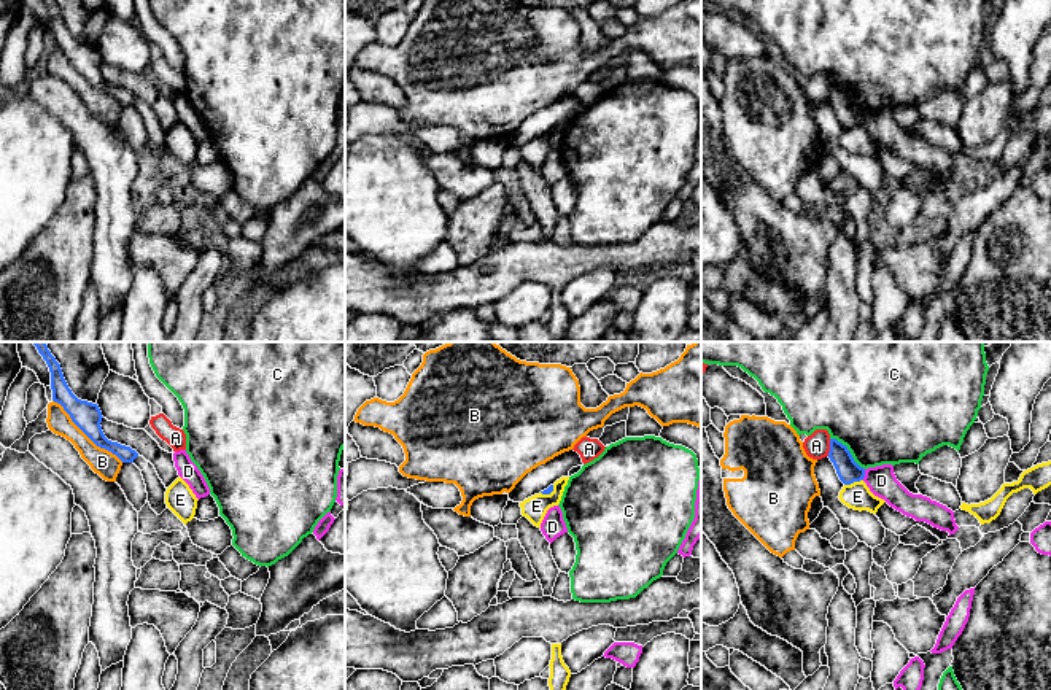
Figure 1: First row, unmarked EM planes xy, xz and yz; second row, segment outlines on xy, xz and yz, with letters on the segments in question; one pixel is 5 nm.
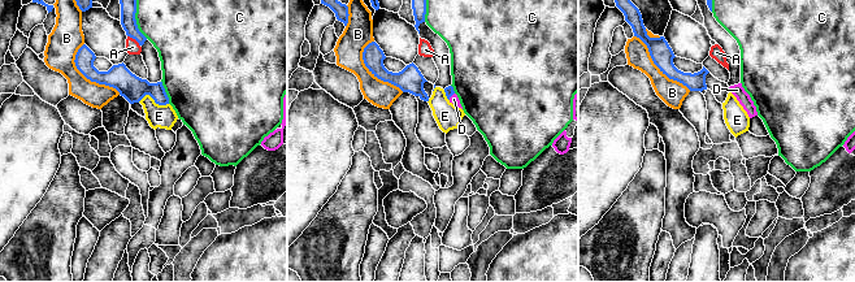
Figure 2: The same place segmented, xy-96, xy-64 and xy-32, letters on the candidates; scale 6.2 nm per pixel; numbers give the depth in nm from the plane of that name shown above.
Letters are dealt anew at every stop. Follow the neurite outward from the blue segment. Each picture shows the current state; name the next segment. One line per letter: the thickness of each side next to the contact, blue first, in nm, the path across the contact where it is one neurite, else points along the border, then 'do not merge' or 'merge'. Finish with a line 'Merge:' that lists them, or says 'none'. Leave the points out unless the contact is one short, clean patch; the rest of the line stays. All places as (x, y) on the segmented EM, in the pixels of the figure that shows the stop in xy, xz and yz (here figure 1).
A: calibres 120 and 130 nm; border yz (830, 439), (827, 455); do not merge
B: calibres 140 and 130 nm; do not merge
C: calibres 120 and 480 nm; do not merge
D: calibres 120 and 150 nm; border yz (865, 469), (862, 479); do not merge
E: calibres 120 and 140 nm; border yz (862, 479), (845, 485); do not merge
Merge: none

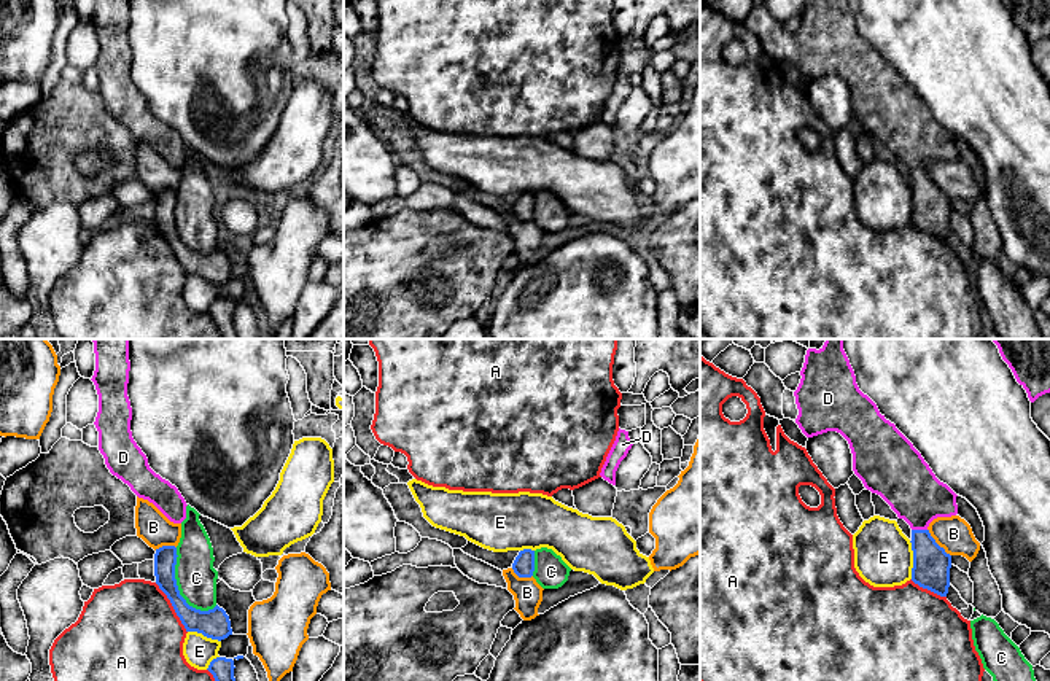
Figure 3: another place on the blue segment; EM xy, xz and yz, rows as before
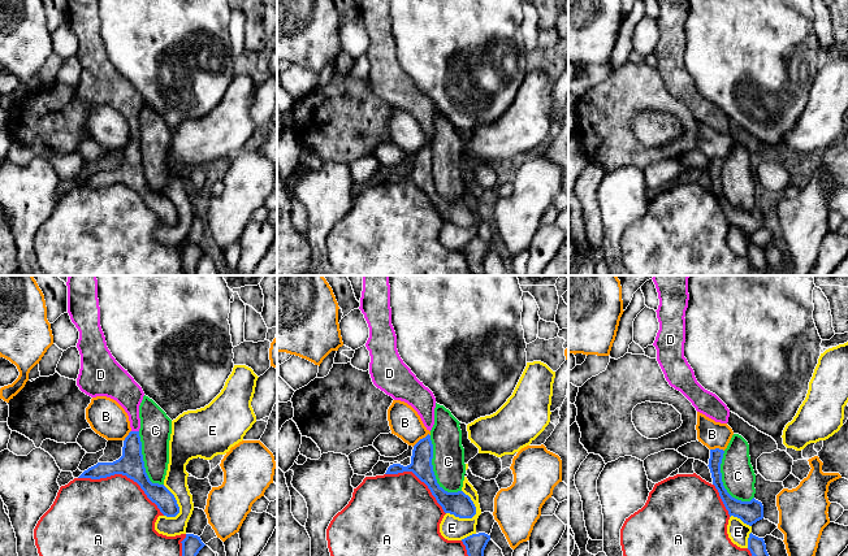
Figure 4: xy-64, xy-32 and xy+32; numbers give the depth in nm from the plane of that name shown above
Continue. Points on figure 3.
A: calibres 150 and 500 nm; do not merge
B: calibres 190 and 180 nm; border yz (928, 529), (929, 535), (950, 556); do not merge
C: calibres 140 and 200 nm; do not merge
D: calibres 190 and 280 nm; merge
E: calibres 190 and 300 nm; do not merge
Merge: D

